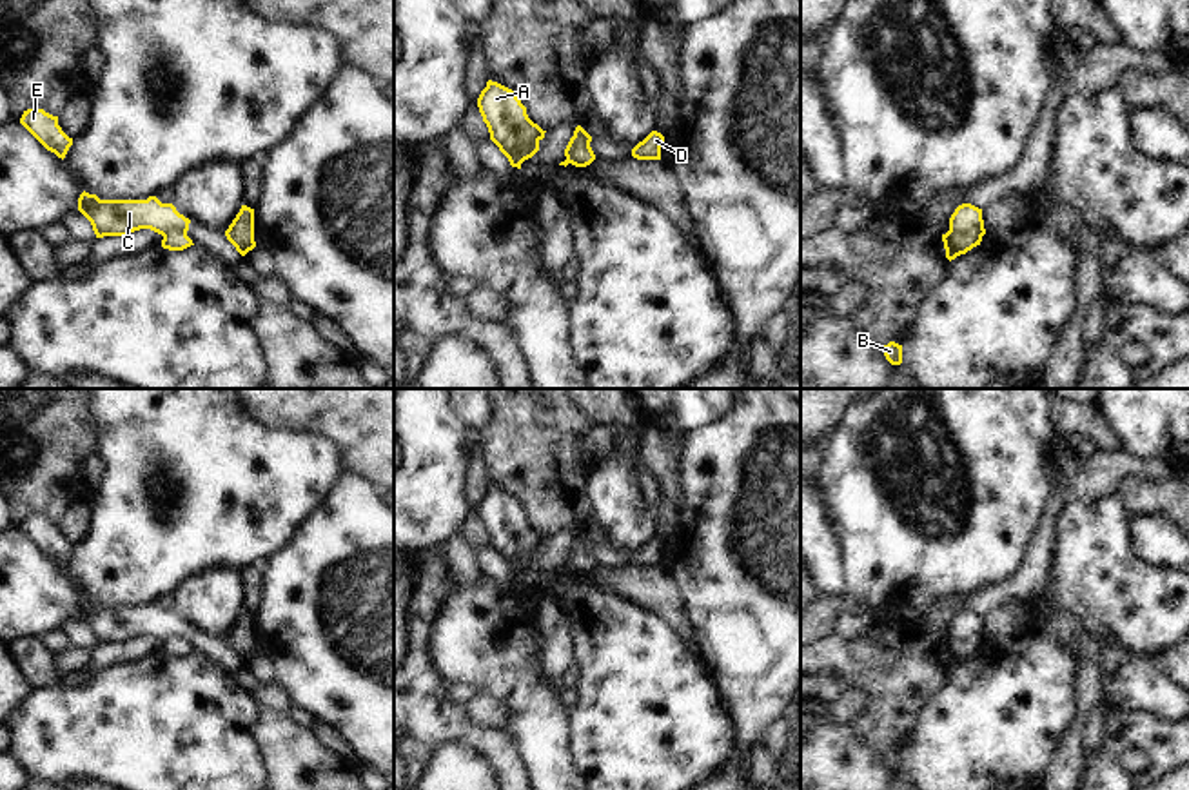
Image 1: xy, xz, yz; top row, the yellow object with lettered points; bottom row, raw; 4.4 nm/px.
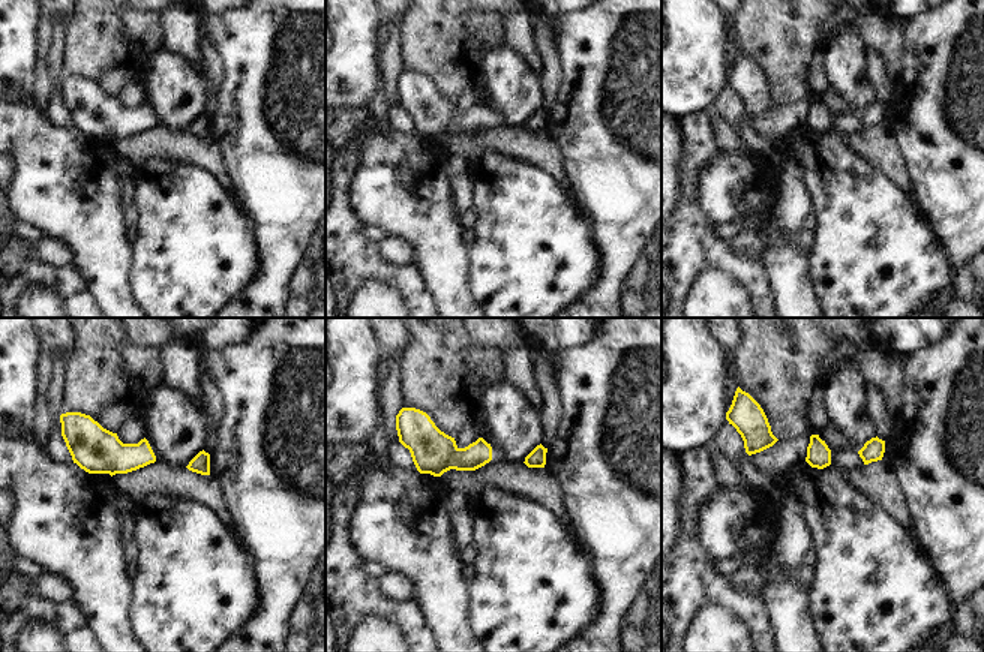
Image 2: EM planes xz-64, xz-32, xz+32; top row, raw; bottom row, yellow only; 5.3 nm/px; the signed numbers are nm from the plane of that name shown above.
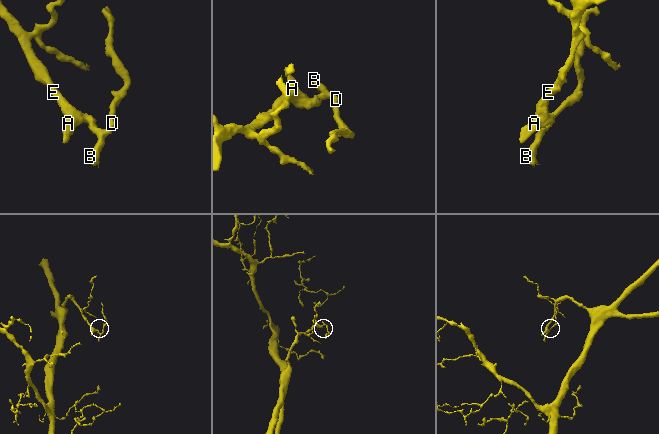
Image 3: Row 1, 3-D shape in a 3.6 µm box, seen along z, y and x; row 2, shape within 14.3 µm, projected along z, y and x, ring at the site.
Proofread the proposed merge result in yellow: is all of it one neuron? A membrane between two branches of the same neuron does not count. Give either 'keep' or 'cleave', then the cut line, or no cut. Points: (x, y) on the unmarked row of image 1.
cleave; cut yz (950, 634), (955, 638), (982, 636)

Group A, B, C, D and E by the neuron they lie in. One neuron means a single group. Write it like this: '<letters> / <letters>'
A C E / B D

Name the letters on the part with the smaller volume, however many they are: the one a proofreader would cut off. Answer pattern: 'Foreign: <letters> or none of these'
Foreign: B, D

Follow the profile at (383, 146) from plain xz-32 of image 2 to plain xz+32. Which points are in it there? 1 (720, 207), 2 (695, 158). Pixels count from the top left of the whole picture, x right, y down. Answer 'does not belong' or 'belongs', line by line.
1: belongs
2: does not belong

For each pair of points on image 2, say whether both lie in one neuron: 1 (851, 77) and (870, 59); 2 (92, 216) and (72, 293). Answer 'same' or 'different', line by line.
1: different
2: different

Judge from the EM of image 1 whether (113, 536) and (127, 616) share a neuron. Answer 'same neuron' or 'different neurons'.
different neurons

